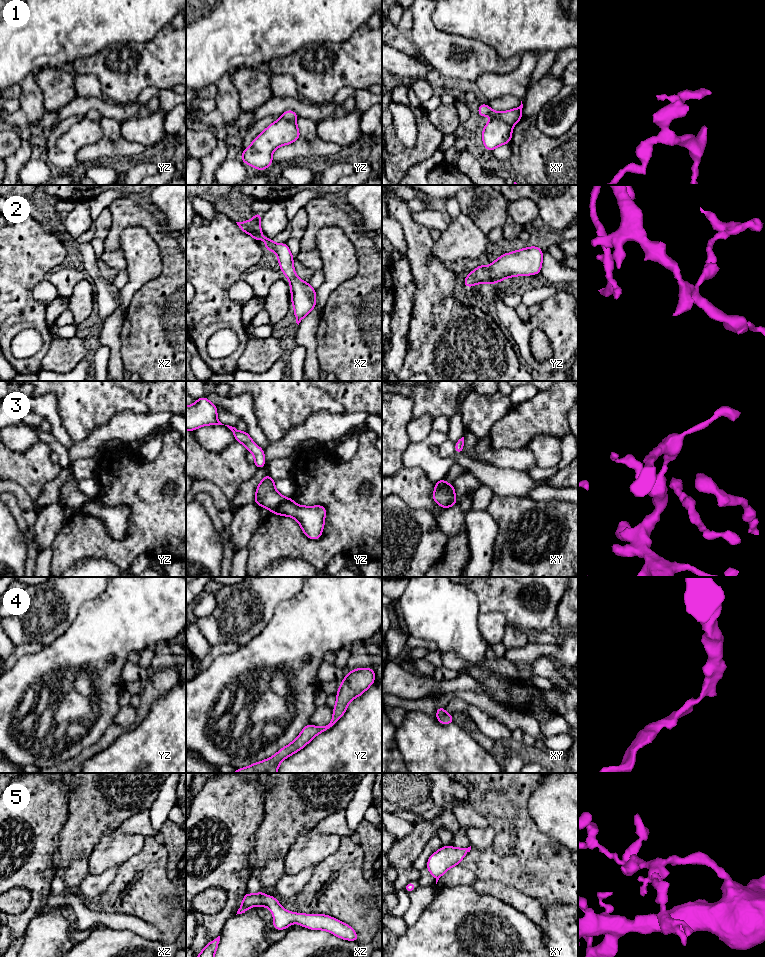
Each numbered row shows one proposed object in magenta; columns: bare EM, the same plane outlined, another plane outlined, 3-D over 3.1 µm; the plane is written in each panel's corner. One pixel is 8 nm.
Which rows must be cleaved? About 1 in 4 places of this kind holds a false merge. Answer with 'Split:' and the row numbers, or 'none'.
Split: 1

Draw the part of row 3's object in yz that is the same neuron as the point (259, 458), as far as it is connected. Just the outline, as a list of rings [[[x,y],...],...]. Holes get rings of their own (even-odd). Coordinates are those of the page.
[[[229,425],[225,426],[227,426],[232,431],[236,441],[242,443],[247,451],[254,454],[254,465],[258,469],[262,469],[266,463],[264,450],[254,443],[247,431],[242,432],[238,431],[235,427]]]

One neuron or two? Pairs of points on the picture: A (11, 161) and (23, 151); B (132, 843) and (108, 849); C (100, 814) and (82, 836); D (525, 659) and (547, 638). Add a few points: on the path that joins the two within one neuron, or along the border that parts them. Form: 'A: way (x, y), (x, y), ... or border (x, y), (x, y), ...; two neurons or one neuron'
A: way (14, 160), (20, 154); one neuron
B: way (126, 845), (114, 849); one neuron
C: way (95, 819), (83, 831); one neuron
D: border (529, 641), (536, 643), (559, 642); two neurons

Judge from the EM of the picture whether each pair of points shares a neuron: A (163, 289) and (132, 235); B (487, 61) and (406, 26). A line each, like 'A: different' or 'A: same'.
A: different
B: different

